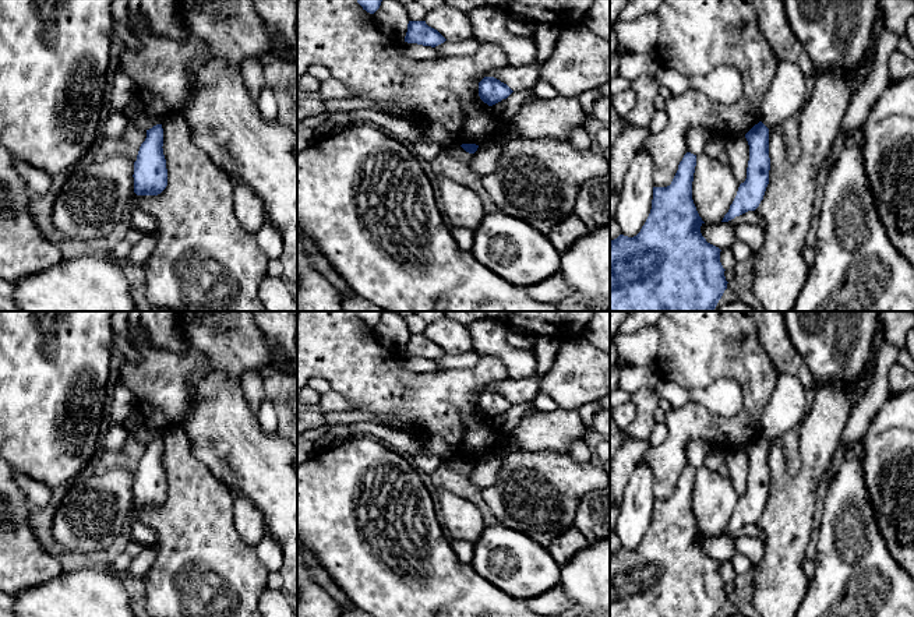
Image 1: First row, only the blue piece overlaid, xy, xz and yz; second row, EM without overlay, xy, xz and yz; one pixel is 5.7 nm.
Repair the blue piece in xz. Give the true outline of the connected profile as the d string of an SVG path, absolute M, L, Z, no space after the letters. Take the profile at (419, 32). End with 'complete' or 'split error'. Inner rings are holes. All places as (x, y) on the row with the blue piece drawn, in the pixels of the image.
M409 21L405 42L435 47L447 39L426 21Z | complete

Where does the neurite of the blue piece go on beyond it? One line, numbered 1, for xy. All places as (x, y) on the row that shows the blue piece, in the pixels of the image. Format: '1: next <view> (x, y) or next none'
1: next none

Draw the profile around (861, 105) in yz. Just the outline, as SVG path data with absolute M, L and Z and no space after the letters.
M885 28L876 43L874 67L867 81L862 84L861 89L858 91L858 94L850 102L850 106L843 117L843 124L839 133L836 134L832 151L829 152L829 155L823 162L826 172L837 159L847 140L858 128L864 126L875 102L879 99L882 92L889 85L890 78L887 73L887 64L892 52L897 49L897 43L899 43L899 36L894 32Z

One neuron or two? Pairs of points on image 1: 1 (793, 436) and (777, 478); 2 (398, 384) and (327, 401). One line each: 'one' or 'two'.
1: two
2: two

